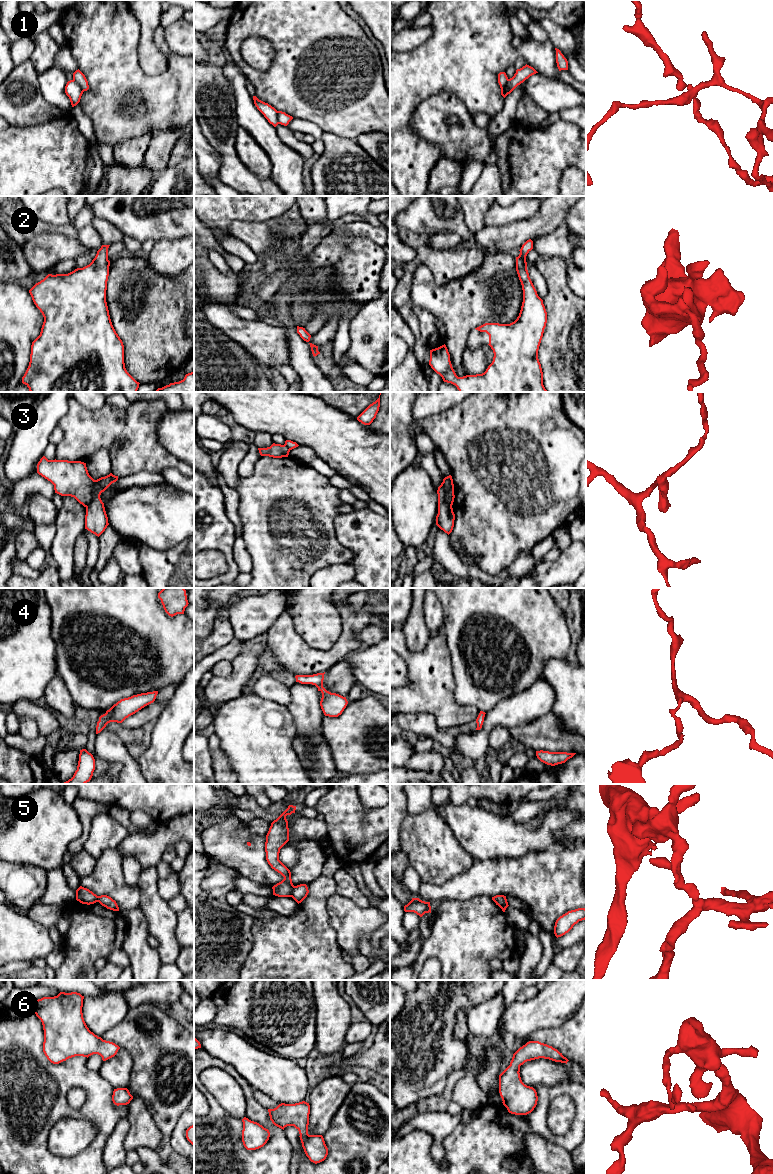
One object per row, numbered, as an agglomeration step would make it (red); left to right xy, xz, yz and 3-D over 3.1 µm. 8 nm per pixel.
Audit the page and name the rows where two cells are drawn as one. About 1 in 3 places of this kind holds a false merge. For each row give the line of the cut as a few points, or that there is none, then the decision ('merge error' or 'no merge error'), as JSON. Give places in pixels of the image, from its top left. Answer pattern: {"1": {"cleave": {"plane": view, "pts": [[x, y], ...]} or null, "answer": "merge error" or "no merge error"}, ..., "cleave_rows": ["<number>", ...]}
{"1": {"cleave": {"plane": "xy", "pts": [[73, 79], [83, 91]]}, "answer": "merge error"}, "2": {"cleave": null, "answer": "no merge error"}, "3": {"cleave": {"plane": "xy", "pts": [[95, 480], [92, 486], [91, 501], [86, 507]]}, "answer": "merge error"}, "4": {"cleave": null, "answer": "no merge error"}, "5": {"cleave": {"plane": "xz", "pts": [[294, 886], [290, 896]]}, "answer": "merge error"}, "6": {"cleave": null, "answer": "no merge error"}, "cleave_rows": ["1", "3", "5"]}

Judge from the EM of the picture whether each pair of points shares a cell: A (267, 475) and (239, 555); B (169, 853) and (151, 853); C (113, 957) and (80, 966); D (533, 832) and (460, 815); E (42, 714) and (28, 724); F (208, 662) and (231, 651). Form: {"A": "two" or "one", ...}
{"A": "two", "B": "two", "C": "two", "D": "one", "E": "two", "F": "one"}

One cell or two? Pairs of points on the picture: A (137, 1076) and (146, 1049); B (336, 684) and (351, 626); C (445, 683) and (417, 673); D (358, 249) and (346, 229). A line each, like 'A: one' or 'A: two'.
A: one
B: two
C: one
D: two

